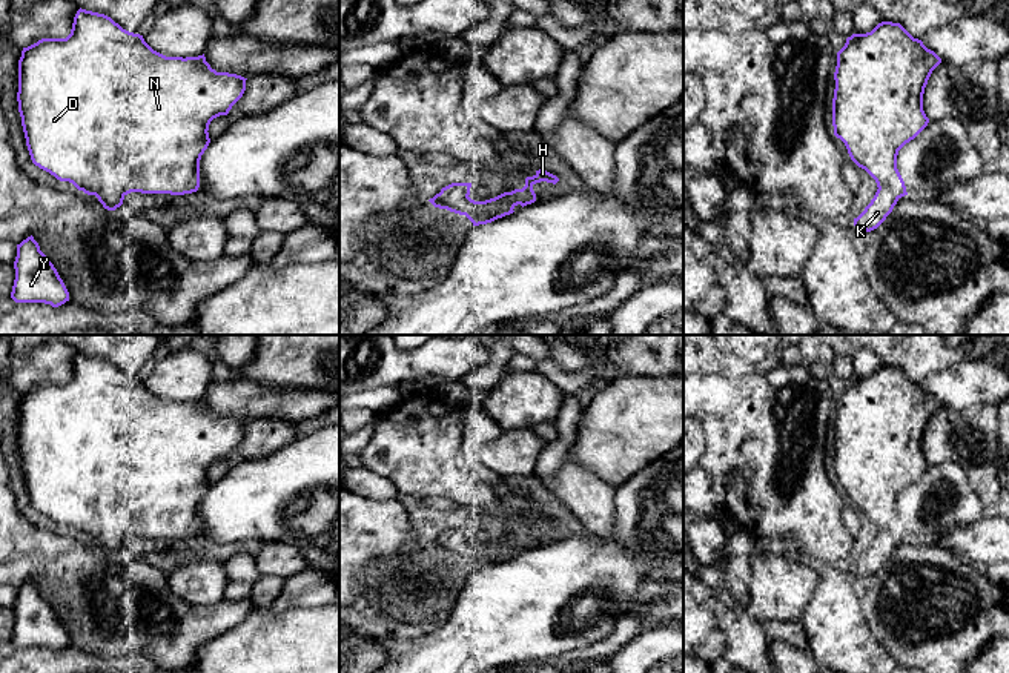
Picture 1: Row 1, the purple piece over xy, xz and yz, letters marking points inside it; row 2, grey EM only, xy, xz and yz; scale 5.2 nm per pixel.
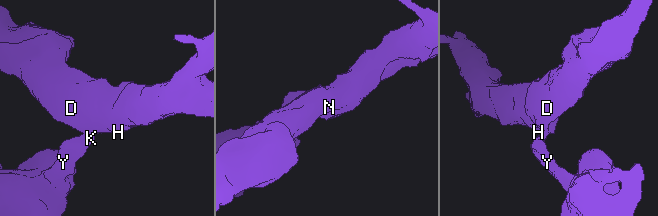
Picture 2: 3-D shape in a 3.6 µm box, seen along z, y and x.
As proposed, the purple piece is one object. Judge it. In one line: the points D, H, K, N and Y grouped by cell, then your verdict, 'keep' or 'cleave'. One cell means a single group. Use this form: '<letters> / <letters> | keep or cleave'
D H K N Y | keep

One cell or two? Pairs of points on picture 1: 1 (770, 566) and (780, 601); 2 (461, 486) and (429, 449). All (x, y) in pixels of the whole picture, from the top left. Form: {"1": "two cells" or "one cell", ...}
{"1": "one cell", "2": "one cell"}

